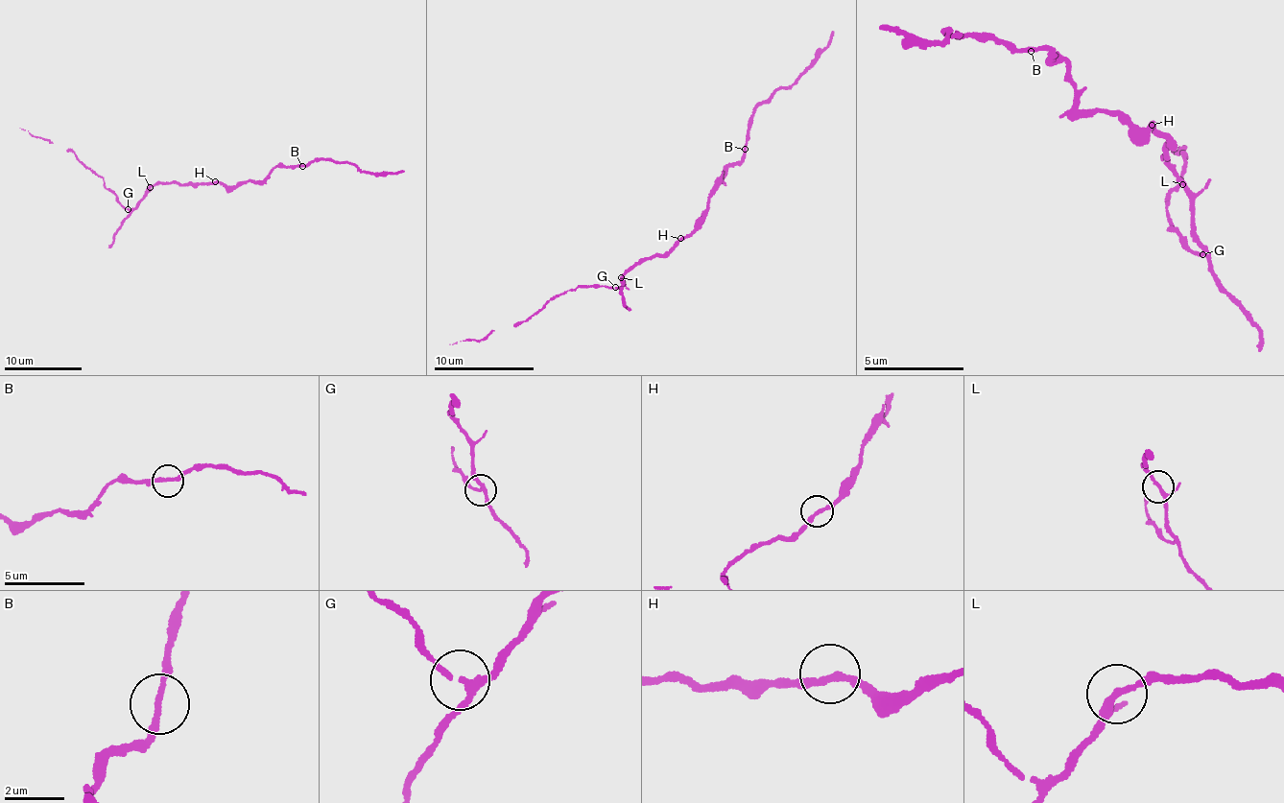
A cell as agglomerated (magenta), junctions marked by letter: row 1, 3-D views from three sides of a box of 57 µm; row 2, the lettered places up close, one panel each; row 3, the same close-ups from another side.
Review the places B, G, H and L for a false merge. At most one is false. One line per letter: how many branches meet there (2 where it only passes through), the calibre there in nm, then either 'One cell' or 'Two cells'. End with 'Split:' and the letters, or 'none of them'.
B: Branches: 2. Thickness 190 nm. One cell
G: Branches: 3. Thickness 180 nm. One cell
H: Branches: 2. Thickness 240 nm. One cell
L: Branches: 3. Thickness 190 nm. One cell
Split: none of them

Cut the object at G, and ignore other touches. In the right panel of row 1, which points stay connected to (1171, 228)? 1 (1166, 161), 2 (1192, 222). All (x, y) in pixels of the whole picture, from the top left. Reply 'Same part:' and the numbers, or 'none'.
Same part: none

